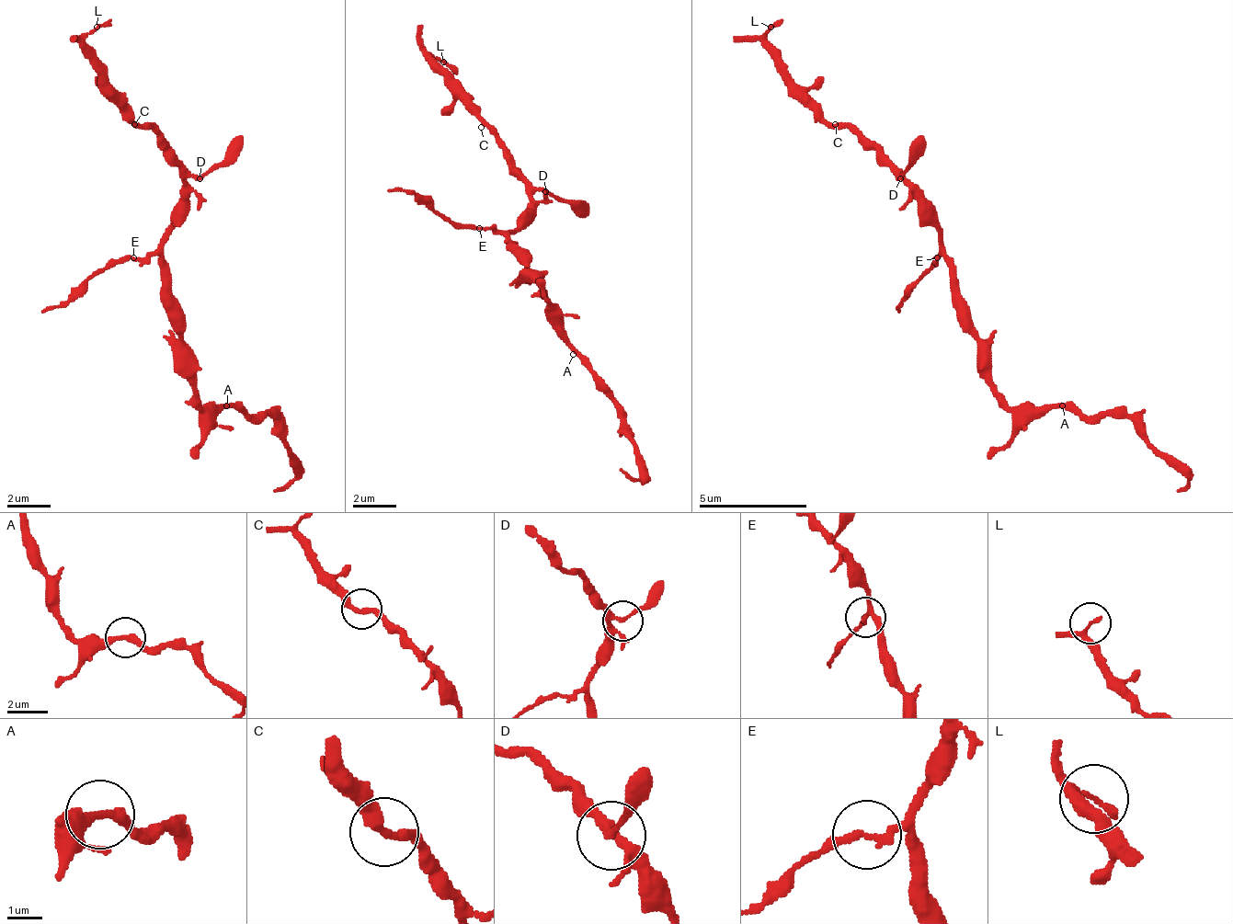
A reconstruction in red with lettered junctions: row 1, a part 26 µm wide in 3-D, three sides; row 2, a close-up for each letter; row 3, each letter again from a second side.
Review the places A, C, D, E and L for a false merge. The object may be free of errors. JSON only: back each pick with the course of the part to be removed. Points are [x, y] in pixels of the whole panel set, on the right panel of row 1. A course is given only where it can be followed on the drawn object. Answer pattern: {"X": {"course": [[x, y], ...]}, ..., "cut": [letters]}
{"E": {"course": [[938, 259], [900, 302], [900, 313]]}, "cut": ["E"]}

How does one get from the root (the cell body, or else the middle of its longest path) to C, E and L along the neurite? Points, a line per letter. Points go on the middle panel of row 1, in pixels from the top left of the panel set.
C: (513, 251), (508, 234), (519, 224), (530, 202), (530, 186), (508, 165), (508, 148), (486, 127), (481, 127)
E: (513, 251), (496, 234), (481, 230)
L: (513, 251), (508, 234), (530, 202), (530, 186), (508, 165), (508, 148), (496, 132), (432, 56), (443, 62)

